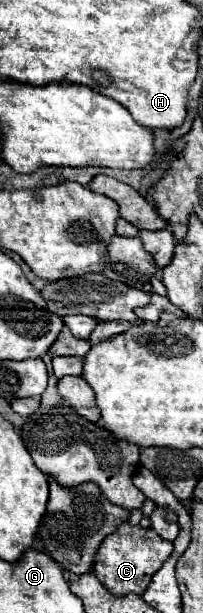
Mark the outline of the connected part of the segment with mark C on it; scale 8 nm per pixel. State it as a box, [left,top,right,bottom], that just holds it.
[93,522,173,596]

